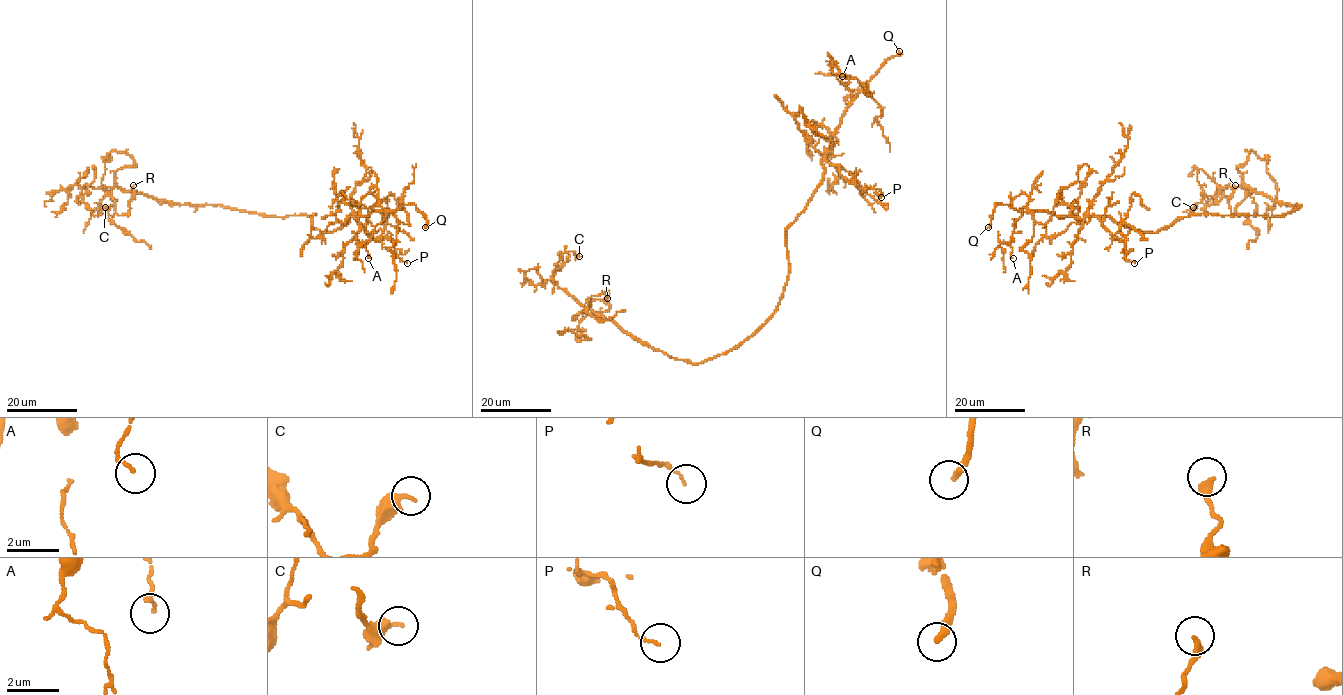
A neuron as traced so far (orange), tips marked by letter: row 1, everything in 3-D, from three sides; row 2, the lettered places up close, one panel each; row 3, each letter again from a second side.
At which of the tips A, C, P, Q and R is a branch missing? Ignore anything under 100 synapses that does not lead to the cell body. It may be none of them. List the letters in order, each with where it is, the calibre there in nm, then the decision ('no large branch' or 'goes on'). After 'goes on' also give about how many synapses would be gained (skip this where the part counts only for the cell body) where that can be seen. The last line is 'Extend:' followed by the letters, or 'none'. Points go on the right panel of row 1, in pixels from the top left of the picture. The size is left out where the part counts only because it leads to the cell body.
A: (1013, 258) | 120 nm | no large branch
C: (1193, 207) | 360 nm | no large branch
P: (1134, 263) | 90 nm | no large branch
Q: (988, 227) | 280 nm | goes on
R: (1235, 185) | 320 nm | no large branch
Extend: Q

